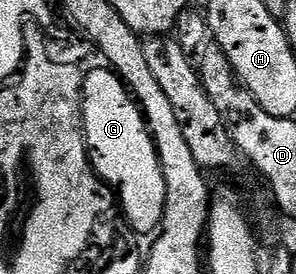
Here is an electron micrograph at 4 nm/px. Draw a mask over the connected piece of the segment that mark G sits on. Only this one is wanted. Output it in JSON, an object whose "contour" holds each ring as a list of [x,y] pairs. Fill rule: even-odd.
{"contour":[[[96,72],[88,78],[86,88],[88,104],[83,106],[83,120],[87,147],[93,155],[99,154],[98,166],[114,169],[114,184],[128,182],[130,194],[134,194],[134,222],[140,230],[148,230],[160,216],[164,188],[140,118],[112,76]]]}

